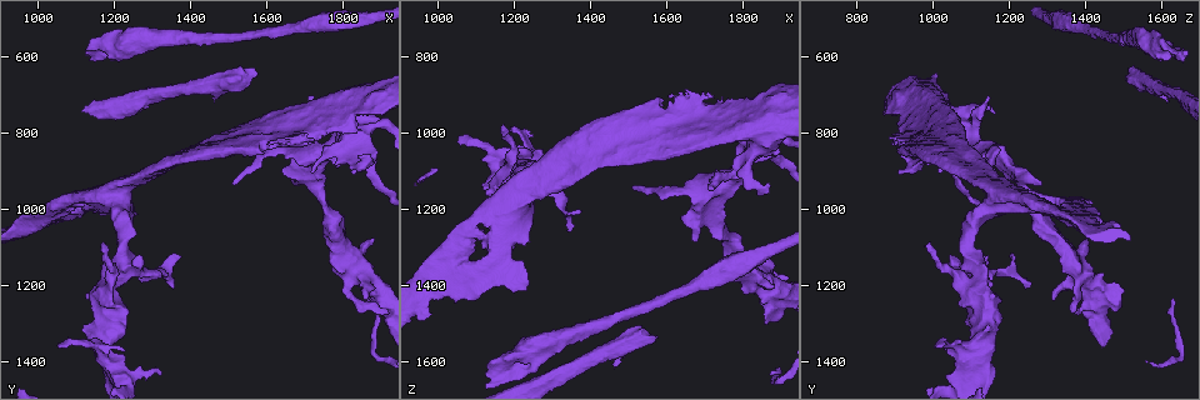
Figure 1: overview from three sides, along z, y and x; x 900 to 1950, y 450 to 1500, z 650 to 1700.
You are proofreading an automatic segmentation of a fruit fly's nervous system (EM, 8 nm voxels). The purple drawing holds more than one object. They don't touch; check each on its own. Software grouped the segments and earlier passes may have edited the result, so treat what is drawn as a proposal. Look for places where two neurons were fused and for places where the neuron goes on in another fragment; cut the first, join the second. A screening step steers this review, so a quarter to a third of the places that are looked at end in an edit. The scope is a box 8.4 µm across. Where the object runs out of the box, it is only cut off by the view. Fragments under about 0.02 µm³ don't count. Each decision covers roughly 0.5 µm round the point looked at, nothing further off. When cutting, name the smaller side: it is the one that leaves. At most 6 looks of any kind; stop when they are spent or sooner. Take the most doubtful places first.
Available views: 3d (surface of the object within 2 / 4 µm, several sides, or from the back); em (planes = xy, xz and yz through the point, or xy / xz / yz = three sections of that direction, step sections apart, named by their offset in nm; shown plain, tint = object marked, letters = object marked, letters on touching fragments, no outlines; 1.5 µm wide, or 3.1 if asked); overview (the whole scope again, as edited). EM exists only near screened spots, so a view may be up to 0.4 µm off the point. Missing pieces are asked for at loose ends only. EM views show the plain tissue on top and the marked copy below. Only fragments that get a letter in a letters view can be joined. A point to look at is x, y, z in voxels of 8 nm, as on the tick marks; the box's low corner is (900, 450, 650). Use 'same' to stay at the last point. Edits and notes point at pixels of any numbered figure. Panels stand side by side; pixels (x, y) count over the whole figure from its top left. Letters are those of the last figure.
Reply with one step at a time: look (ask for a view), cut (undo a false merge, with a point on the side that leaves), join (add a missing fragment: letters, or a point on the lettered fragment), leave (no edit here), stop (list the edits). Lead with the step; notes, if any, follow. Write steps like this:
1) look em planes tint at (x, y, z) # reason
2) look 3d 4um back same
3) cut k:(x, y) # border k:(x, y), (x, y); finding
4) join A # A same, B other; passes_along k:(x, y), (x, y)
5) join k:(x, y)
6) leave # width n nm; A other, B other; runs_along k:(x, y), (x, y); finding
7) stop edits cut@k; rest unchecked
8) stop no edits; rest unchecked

look em yz step 4 tint at (1575, 645, 1540) # free end

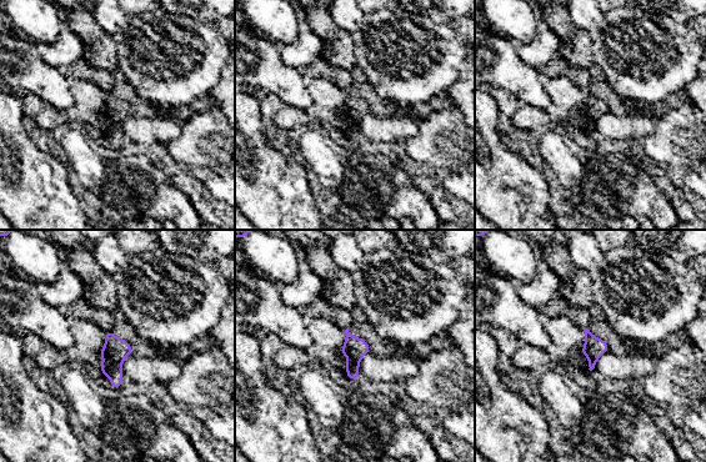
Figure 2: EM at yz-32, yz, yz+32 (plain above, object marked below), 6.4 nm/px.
look em planes tint same

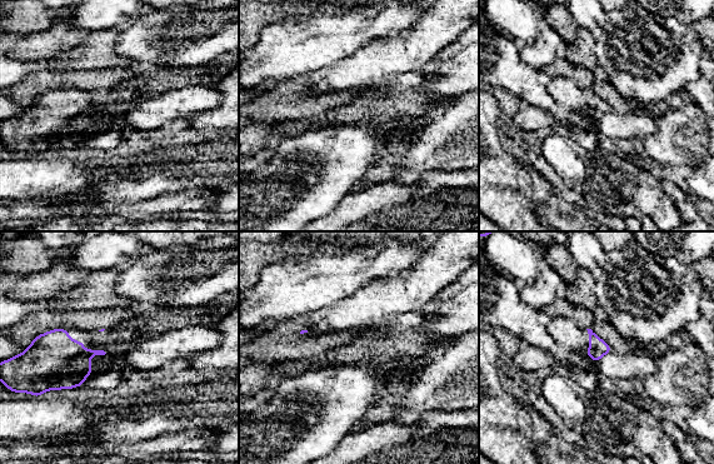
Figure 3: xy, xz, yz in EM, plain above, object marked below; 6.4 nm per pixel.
look em planes letters same

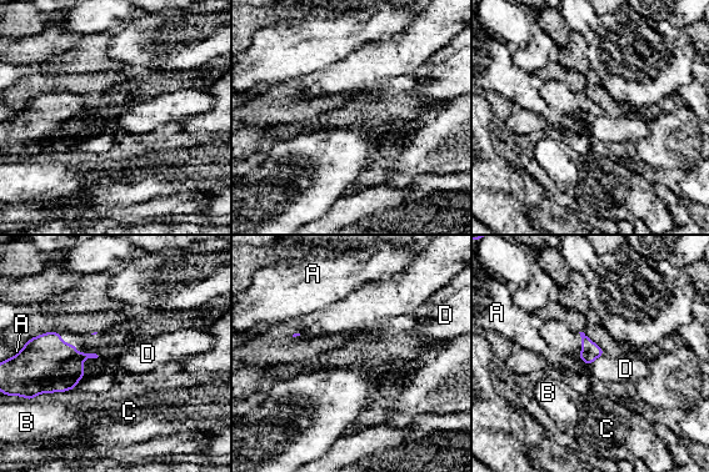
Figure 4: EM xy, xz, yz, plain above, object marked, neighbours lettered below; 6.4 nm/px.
leave # longest_contact D 130 nm; A other, B other, C other, D other; border 4:(604, 354), (598, 356), (589, 366); none of them fits

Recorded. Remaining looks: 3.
look em planes tint at (1820, 795, 1050) # calibre changes

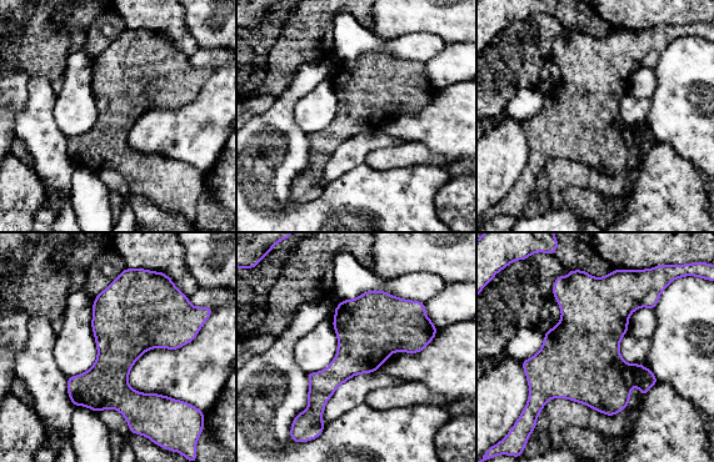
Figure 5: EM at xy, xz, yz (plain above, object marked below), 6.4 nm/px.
look em planes letters same # what lies round it

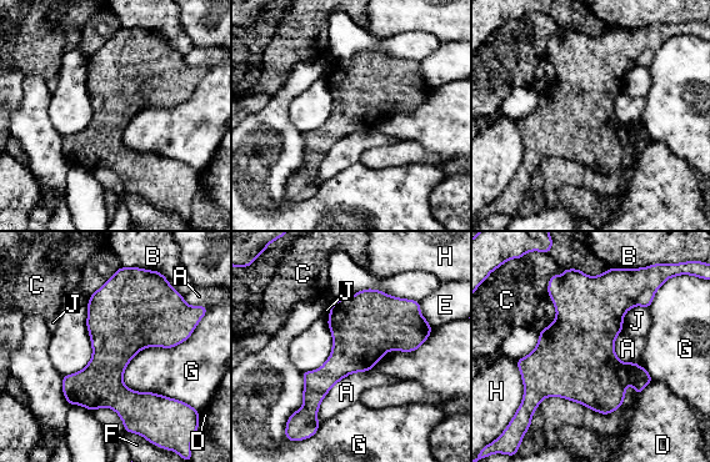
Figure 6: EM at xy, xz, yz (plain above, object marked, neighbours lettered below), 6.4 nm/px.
leave # A other, B other, C other, D other, E other, F other, G other, H other, J other; border 6:(195, 326), (141, 348), (124, 385); all the same neuron

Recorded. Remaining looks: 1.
look em planes letters at (1410, 855, 1030) # two arms at a narrow angle

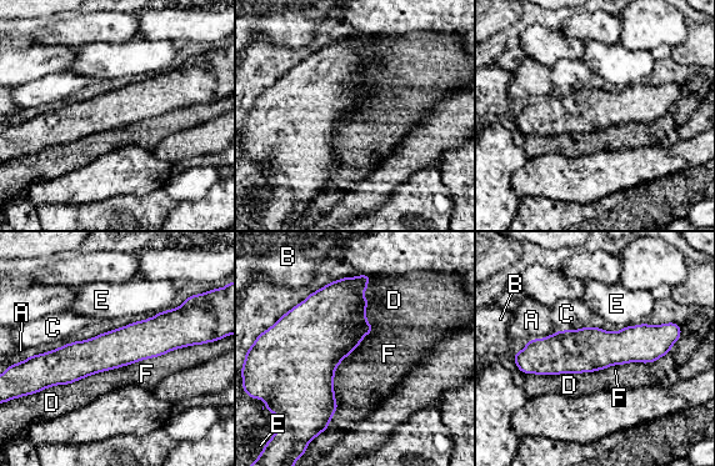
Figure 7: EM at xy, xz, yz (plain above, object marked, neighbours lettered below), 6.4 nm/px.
leave # longest_contact F 550 nm; A other, B other, C other, D other, E other, F other; border 7:(201, 342), (176, 347), (121, 367); one neuron here

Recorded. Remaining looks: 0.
stop no edits; rest unchecked

